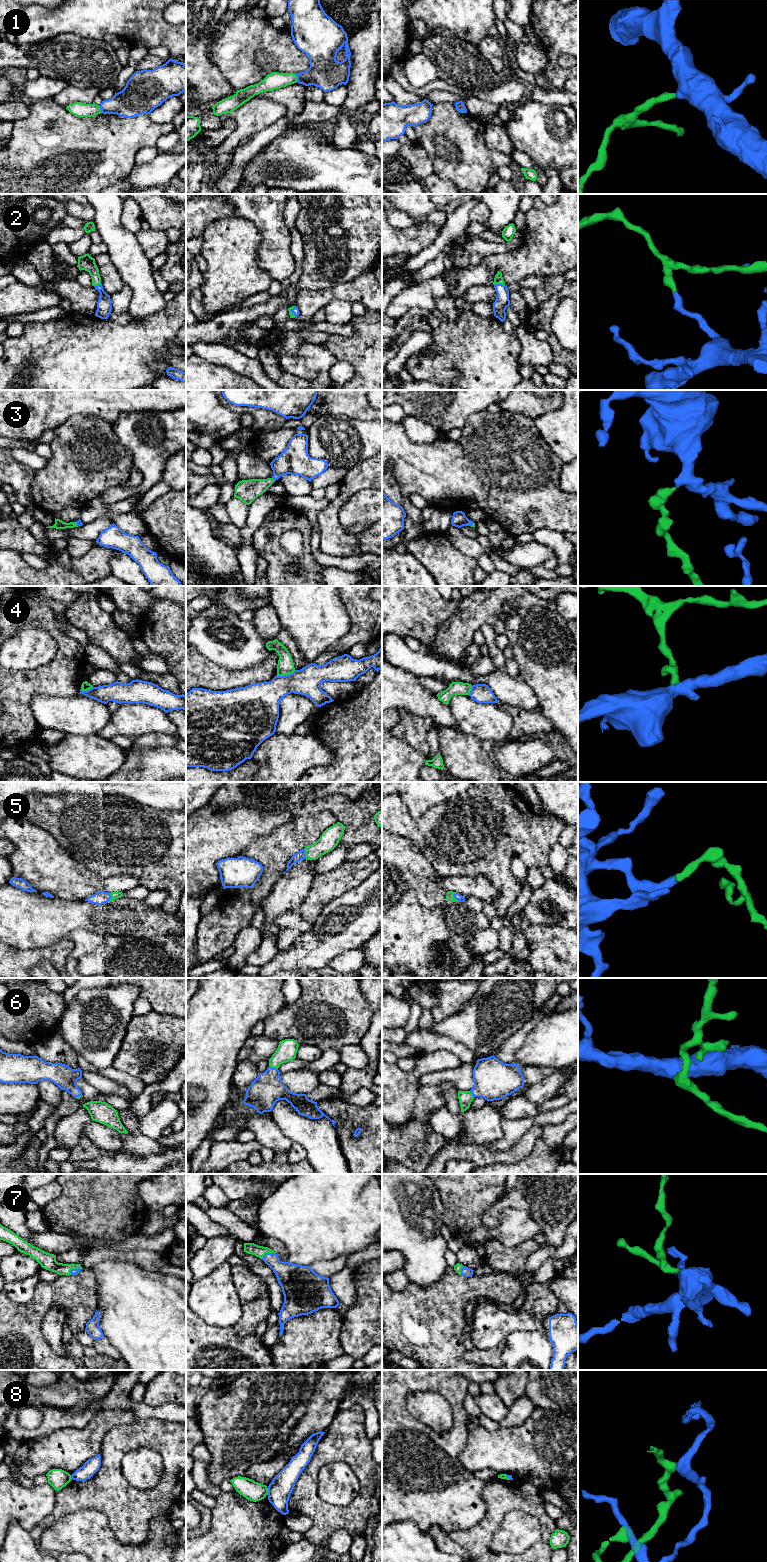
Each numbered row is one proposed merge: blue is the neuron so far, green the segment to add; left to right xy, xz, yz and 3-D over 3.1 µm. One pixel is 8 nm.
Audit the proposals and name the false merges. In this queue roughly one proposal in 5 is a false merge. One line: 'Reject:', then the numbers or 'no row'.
Reject: 4, 8

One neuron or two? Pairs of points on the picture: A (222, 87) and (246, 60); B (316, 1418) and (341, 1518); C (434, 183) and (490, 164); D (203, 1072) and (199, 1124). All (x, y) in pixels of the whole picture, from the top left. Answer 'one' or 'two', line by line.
A: two
B: two
C: two
D: one

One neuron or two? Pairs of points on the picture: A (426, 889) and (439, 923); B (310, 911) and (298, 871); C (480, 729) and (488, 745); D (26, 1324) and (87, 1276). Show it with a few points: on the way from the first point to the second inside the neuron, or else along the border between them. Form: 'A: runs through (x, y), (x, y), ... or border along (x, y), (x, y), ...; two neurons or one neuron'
A: border along (414, 892), (424, 907), (438, 907), (446, 899); two neurons
B: border along (316, 875), (307, 895), (295, 909); two neurons
C: border along (481, 740), (493, 740), (495, 742); two neurons
D: runs through (40, 1308), (55, 1293), (71, 1292); one neuron

